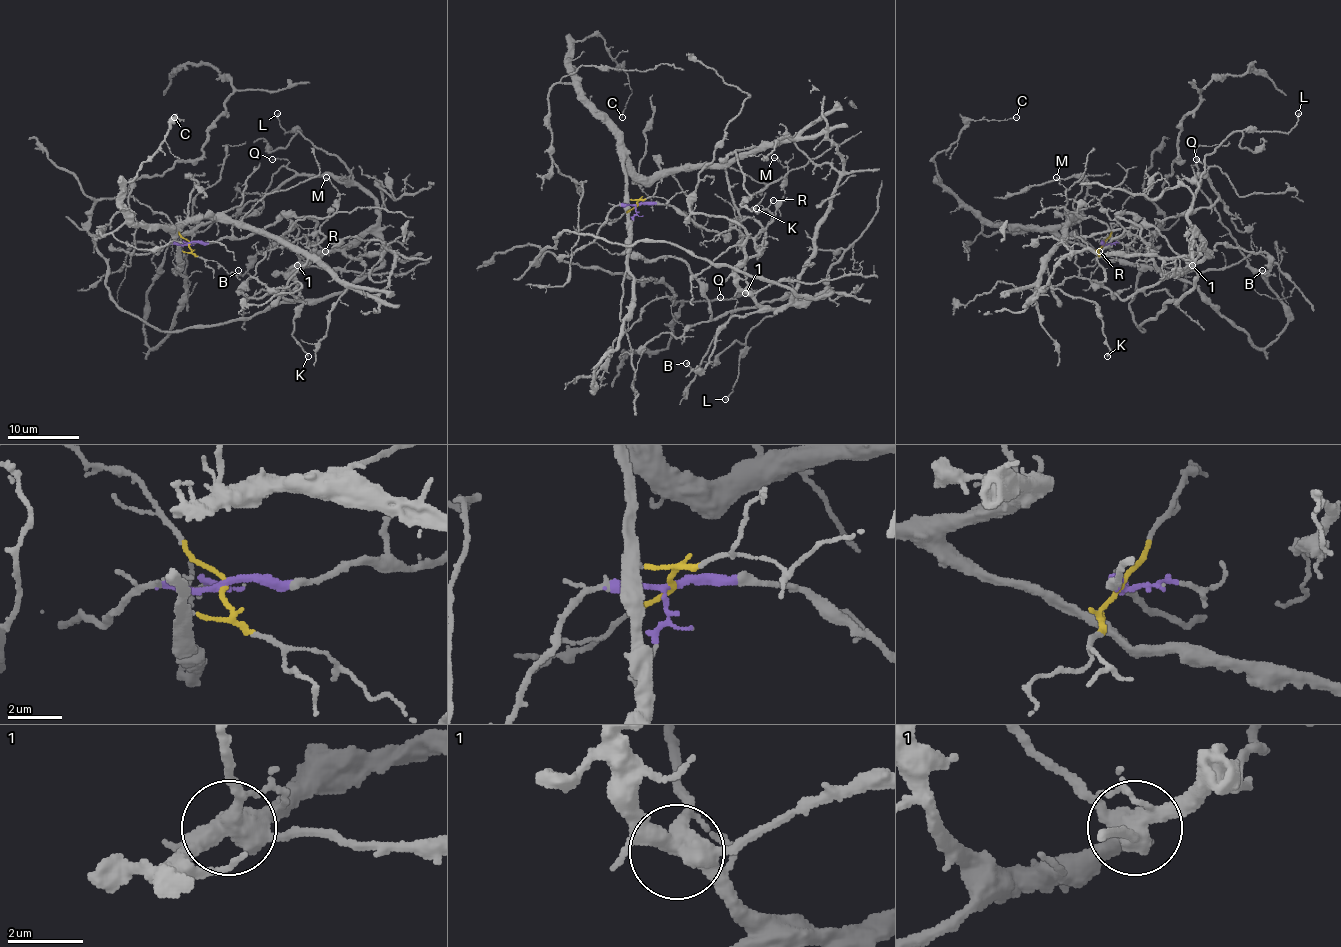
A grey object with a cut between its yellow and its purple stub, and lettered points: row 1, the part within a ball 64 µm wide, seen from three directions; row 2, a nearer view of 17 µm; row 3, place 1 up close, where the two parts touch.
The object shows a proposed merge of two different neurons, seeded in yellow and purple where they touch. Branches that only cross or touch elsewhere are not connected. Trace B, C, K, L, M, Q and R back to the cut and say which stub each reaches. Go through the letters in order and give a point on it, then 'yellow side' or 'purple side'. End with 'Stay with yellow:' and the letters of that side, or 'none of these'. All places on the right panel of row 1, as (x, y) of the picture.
B: at (1262, 270); purple side
C: at (1016, 117); yellow side
K: at (1107, 356); yellow side
L: at (1298, 113); purple side
M: at (1056, 177); yellow side
Q: at (1196, 159); purple side
R: at (1099, 251); purple side
Stay with yellow: C, K, M

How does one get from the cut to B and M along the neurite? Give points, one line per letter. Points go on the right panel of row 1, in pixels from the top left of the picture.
B: (1104, 243), (1130, 227), (1123, 214), (1170, 273), (1223, 243), (1264, 252), (1262, 269)
M: (1104, 243), (1098, 252), (1084, 248), (1057, 230), (1075, 218), (1070, 237), (1107, 228), (1080, 218), (1056, 177)

